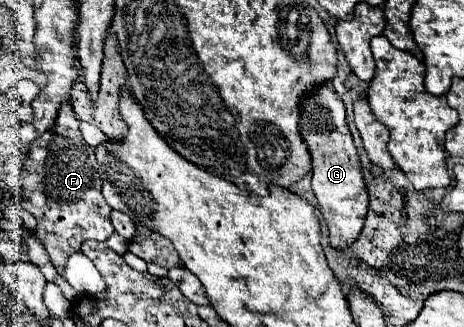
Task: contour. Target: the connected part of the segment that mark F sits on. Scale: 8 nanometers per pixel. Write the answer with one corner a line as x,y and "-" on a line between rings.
65,101
65,105
59,109
55,125
51,129
47,129
39,139
35,139
29,145
29,157
23,163
23,171
21,171
21,181
23,181
23,191
21,191
21,205
23,209
27,209
31,215
35,215
37,219
37,227
35,227
35,235
39,237
39,241
45,245
49,259
53,263
53,267
57,269
59,275
63,275
67,257
73,253
81,251
81,243
87,239
95,239
95,241
107,241
107,237
113,233
113,225
109,221
109,213
111,207
105,203
103,193
101,193
101,179
97,175
97,161
95,161
95,153
93,149
85,143
81,131
79,131
79,121
77,115
73,113
73,107
69,101

